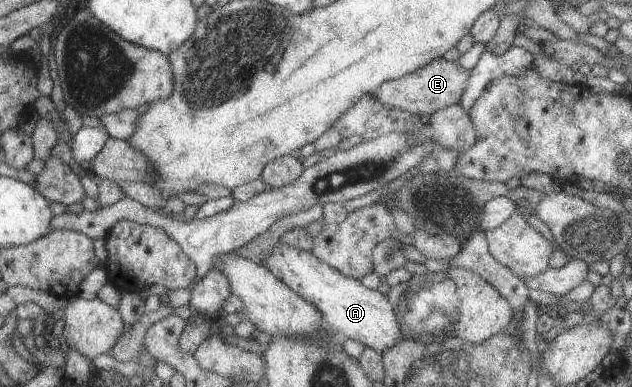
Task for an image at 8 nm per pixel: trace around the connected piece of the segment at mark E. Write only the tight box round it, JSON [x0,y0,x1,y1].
[374,57,471,116]

